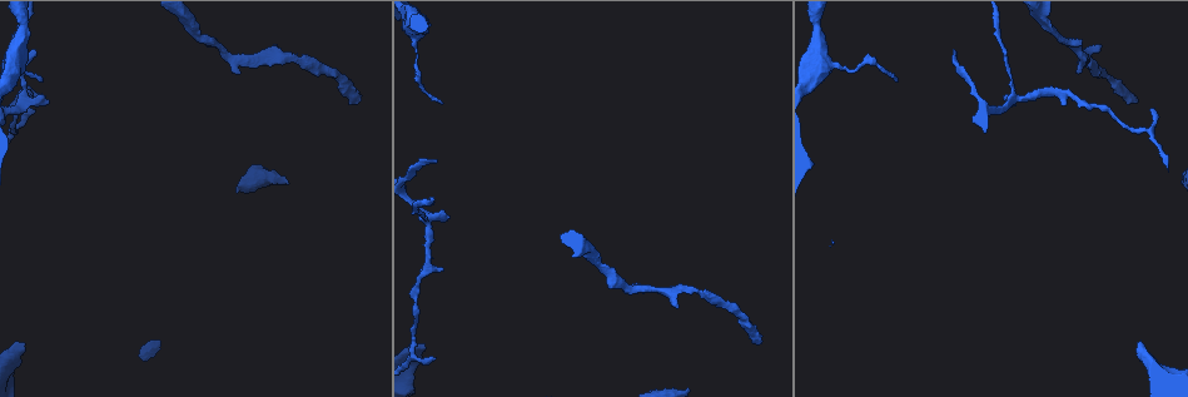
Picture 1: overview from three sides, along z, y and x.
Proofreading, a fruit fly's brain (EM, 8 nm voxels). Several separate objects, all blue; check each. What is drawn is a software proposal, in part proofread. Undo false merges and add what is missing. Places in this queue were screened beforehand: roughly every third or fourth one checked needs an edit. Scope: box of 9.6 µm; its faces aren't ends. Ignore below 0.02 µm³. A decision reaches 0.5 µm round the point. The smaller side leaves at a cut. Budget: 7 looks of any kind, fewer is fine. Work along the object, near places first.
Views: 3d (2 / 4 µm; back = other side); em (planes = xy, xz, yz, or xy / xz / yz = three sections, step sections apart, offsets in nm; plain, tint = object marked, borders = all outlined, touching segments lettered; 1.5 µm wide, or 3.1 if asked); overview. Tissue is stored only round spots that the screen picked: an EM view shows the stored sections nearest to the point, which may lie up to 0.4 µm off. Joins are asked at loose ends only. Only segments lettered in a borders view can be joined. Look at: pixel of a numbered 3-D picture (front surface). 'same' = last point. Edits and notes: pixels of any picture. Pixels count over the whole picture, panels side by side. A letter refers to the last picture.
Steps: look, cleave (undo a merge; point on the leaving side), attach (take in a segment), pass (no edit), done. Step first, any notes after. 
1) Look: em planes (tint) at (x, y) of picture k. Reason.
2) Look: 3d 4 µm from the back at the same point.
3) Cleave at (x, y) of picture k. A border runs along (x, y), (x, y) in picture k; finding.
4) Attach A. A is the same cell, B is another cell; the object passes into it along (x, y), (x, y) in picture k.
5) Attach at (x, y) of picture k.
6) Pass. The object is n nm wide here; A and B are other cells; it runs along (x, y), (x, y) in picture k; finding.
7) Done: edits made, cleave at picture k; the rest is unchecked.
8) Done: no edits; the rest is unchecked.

Look: em planes (borders) at (761, 343) of picture 1. Long arm stops here.

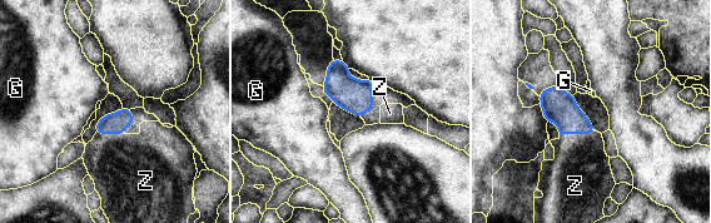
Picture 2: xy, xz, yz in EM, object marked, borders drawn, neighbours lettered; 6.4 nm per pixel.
Attach Z. The object is 140 nm wide here; Z is the same cell, G is another cell; it goes on there.

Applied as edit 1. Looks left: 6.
Look: em planes (tint) at (427, 214) of picture 1. Three arms meet.

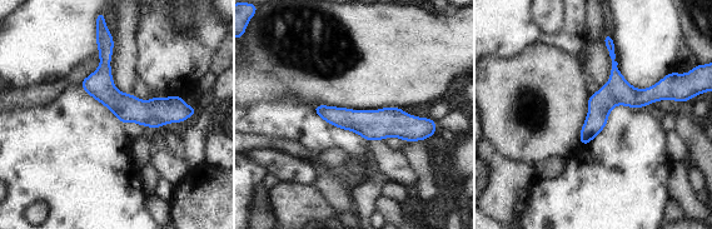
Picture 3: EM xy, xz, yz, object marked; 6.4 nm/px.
Look: em planes (borders) at the same point.

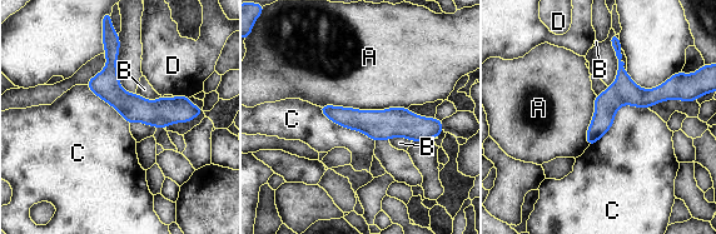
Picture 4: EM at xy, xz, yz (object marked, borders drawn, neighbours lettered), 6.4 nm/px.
Pass. The longest contact is with A, 550 nm; A, B, C and D are other cells; it runs along (324, 108), (369, 123), (436, 123) in picture 4; all the same cell.

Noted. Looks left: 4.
Look: em planes (borders) at (34, 113) of picture 1. Thin end.

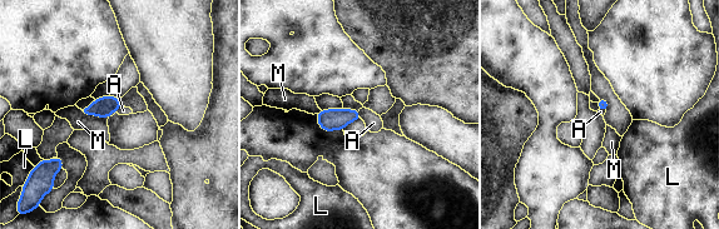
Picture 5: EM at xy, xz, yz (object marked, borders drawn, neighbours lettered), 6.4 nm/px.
Pass. A, L and M are other cells; no lettered segment goes on from it.

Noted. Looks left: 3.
Done: edits made, attach at picture 2; the rest is unchecked.

